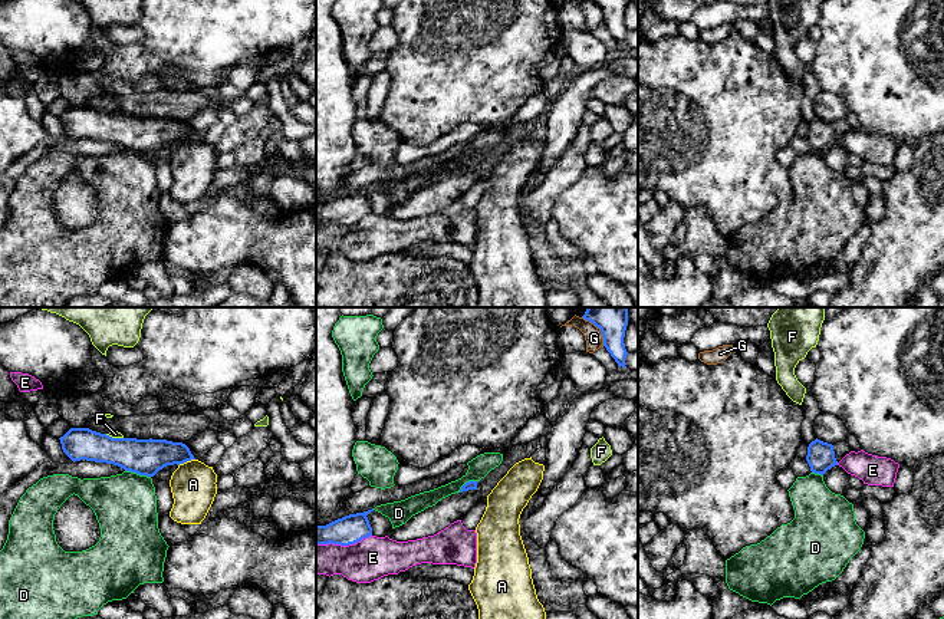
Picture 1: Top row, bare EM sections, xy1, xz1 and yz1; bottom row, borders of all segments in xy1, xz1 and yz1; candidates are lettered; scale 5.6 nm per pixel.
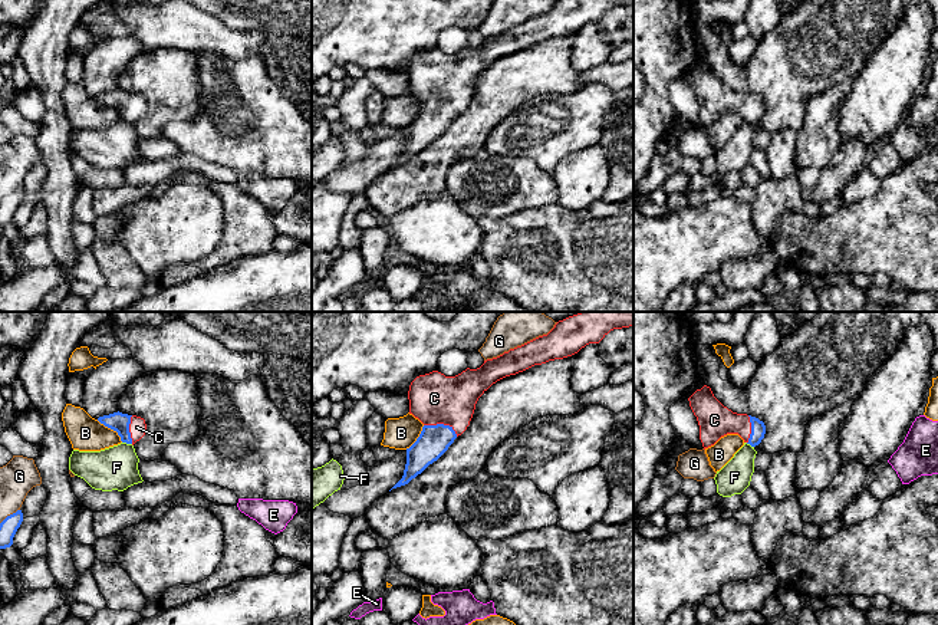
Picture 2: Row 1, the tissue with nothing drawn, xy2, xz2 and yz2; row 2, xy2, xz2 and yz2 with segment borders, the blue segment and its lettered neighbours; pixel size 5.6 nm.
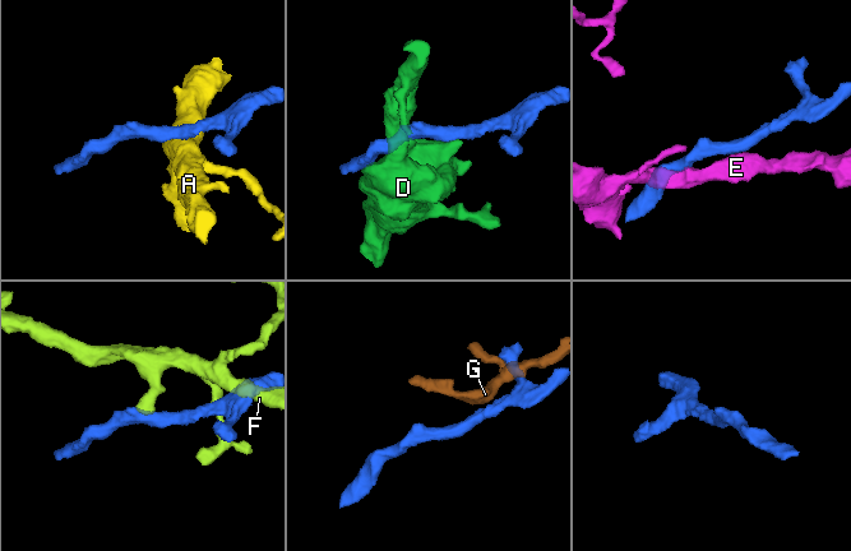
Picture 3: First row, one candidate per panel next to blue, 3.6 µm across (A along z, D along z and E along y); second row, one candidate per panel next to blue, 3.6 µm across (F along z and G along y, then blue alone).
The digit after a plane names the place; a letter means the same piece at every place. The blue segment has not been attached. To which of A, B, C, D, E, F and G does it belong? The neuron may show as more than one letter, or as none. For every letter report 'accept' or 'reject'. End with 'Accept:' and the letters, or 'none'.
A: reject
B: reject
C: reject
D: accept
E: reject
F: reject
G: reject
Accept: D

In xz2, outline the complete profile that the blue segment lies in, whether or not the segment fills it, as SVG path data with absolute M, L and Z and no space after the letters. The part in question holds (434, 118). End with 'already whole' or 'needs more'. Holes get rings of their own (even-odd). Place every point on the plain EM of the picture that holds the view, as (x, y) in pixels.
M424 103L417 119L407 126L404 154L392 167L405 164L421 152L448 128L455 116L457 112L450 103Z | already whole

